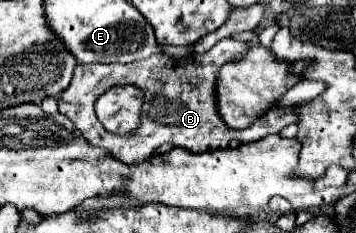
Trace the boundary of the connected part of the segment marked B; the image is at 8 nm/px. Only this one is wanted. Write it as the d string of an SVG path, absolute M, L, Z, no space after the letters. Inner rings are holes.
M232 38L220 40L216 46L212 46L204 54L192 54L187 60L175 59L163 53L152 55L146 60L135 61L132 64L92 64L92 66L76 66L70 86L60 94L58 98L58 110L72 120L72 124L88 138L92 146L100 146L110 150L116 158L120 158L126 164L142 162L144 158L152 156L152 150L160 144L172 144L188 148L190 152L206 152L212 148L226 148L230 140L240 142L254 142L268 134L277 134L296 120L294 110L291 107L271 109L262 119L254 122L250 128L244 130L232 130L224 126L216 114L214 108L214 82L216 82L216 70L226 62L232 60L246 50L246 42L238 42ZM114 86L136 86L144 92L146 104L144 114L152 116L152 124L140 124L132 134L116 136L108 130L104 130L102 124L92 124L94 120L94 102L98 96L102 96L106 90Z

